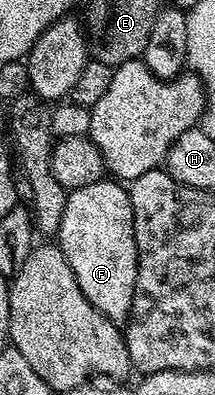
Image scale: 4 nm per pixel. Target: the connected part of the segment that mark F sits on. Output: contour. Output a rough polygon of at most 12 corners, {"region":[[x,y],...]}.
{"region":[[71,188],[58,246],[86,301],[123,324],[138,277],[129,188]]}

